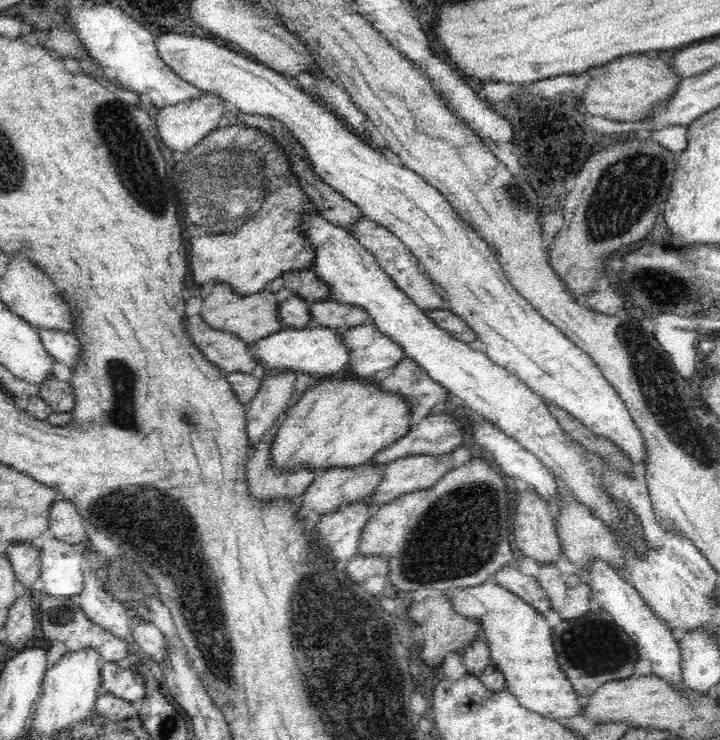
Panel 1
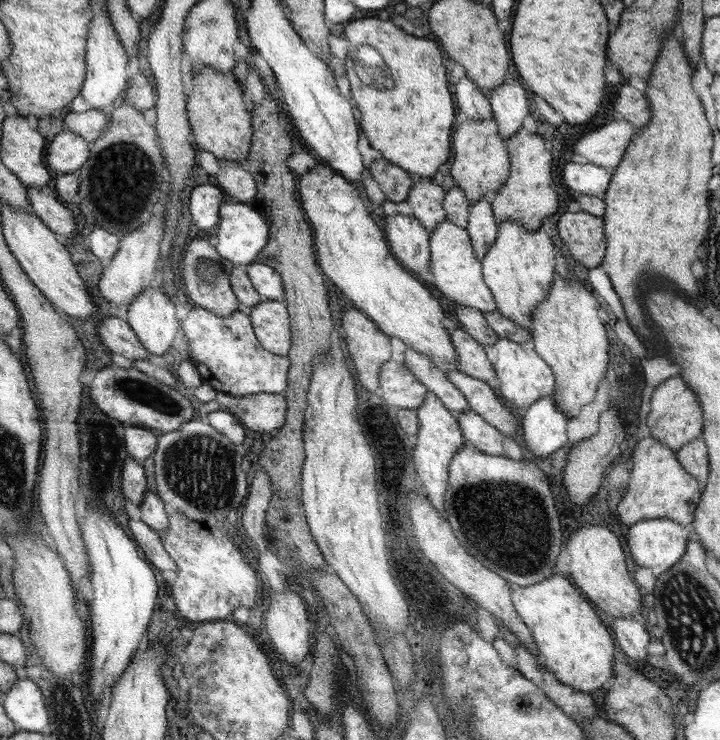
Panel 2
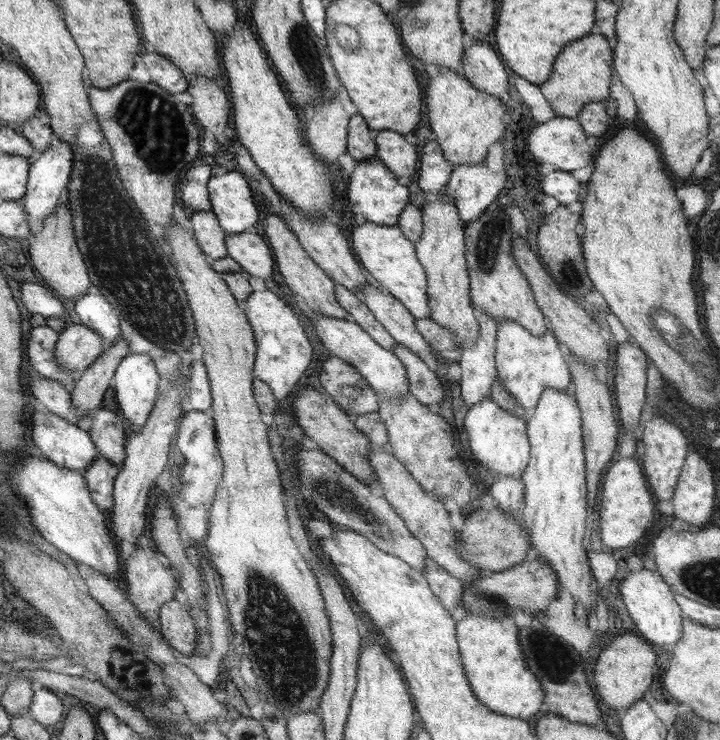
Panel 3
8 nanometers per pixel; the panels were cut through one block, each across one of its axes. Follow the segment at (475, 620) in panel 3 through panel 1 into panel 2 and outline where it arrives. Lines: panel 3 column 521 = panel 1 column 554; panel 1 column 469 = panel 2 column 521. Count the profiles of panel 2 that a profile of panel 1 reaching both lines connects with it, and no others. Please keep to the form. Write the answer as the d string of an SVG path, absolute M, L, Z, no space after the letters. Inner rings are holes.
M562 576L546 578L530 586L511 586L511 600L522 620L534 632L538 654L544 656L544 668L558 681L574 688L574 691L591 693L607 686L615 676L614 652L616 644L598 616L597 608Z

